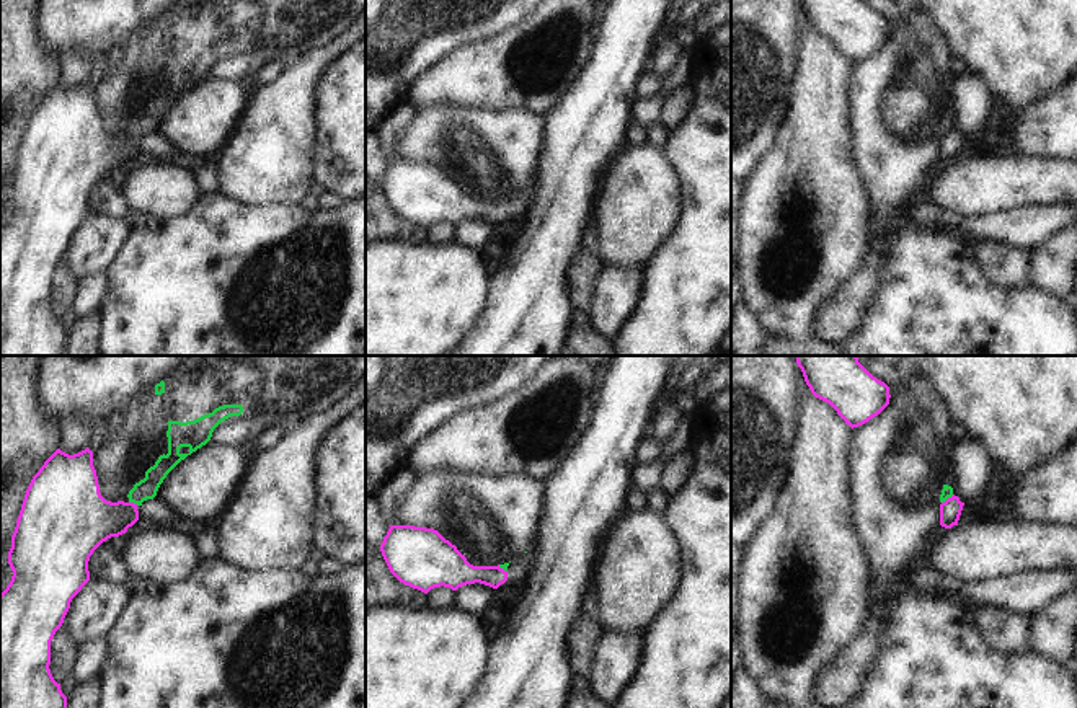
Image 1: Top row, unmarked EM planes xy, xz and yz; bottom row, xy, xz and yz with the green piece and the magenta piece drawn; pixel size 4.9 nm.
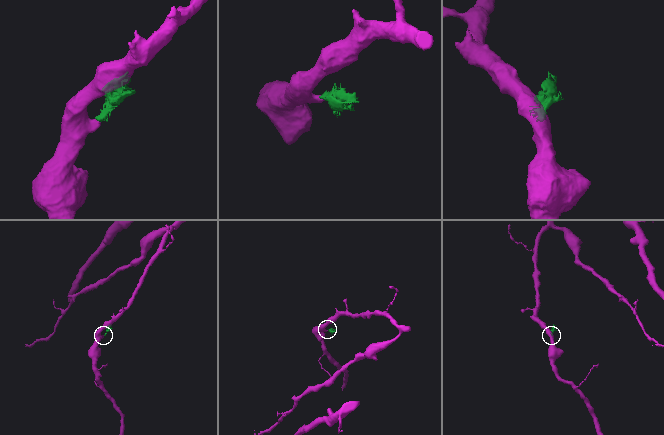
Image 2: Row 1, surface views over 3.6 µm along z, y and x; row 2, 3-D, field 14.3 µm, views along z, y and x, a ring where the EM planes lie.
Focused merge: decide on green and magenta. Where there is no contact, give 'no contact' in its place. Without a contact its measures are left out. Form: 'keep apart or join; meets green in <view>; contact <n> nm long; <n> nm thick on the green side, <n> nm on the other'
keep apart; meets green in yz; contact 80 nm long; 60 nm thick on the green side, 110 nm on the other

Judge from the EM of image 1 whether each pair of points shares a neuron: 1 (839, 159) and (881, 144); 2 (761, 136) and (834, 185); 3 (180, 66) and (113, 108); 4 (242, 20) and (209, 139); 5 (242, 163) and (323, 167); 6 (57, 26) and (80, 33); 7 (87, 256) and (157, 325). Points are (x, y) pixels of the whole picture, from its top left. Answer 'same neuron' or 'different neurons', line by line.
1: different neurons
2: different neurons
3: same neuron
4: different neurons
5: different neurons
6: same neuron
7: different neurons

